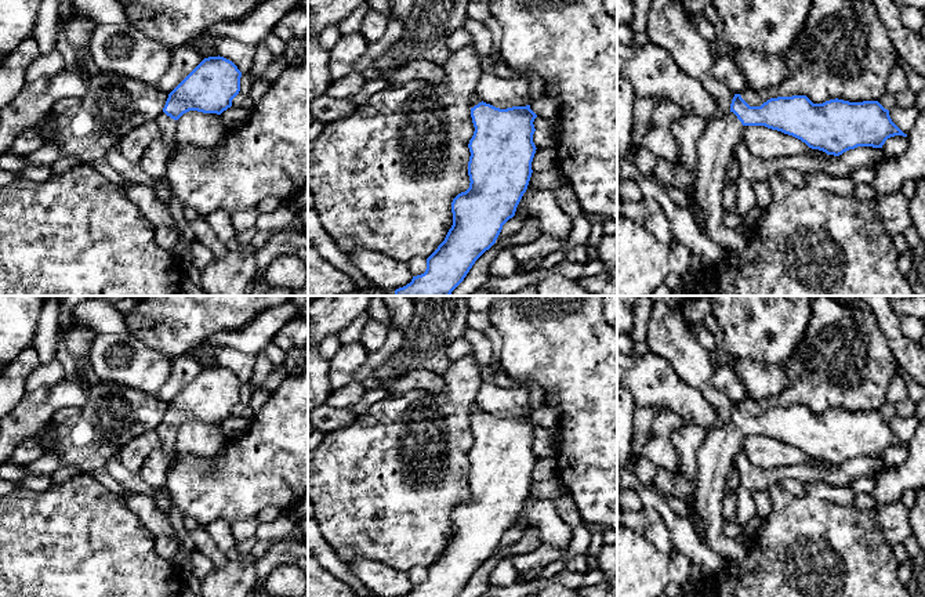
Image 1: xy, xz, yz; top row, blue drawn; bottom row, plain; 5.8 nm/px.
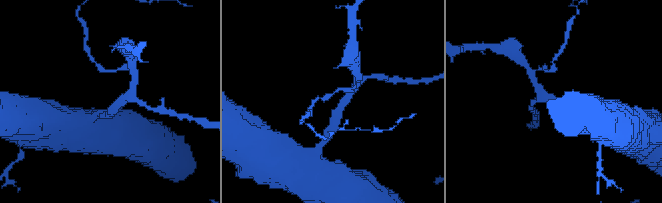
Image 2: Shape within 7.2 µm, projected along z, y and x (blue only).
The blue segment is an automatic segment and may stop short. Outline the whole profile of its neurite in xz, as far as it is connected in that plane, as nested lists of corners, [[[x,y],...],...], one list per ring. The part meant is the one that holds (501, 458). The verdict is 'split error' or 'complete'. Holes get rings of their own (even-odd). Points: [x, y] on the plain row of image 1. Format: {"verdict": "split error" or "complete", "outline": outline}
{"verdict": "split error", "outline": [[[474,402],[471,427],[475,437],[468,457],[469,498],[451,511],[453,535],[445,550],[427,568],[424,583],[413,586],[403,597],[457,597],[475,571],[497,550],[503,535],[515,525],[516,517],[527,499],[532,486],[532,471],[536,463],[533,452],[537,424],[526,416],[496,417]]]}

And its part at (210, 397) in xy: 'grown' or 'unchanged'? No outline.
grown

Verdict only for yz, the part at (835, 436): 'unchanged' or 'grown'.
grown

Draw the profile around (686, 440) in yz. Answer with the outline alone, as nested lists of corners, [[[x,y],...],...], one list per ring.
[[[683,426],[672,431],[668,437],[679,456],[676,473],[683,474],[696,486],[694,492],[685,502],[689,510],[689,518],[692,520],[694,529],[701,542],[704,540],[704,527],[696,513],[696,492],[697,492],[697,475],[699,475],[699,464],[696,459],[696,452],[697,452],[697,448],[701,445],[705,434],[707,434],[707,430],[703,427]]]

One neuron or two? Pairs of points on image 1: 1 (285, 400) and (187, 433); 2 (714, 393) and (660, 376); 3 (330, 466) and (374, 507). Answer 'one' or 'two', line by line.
1: two
2: two
3: one

